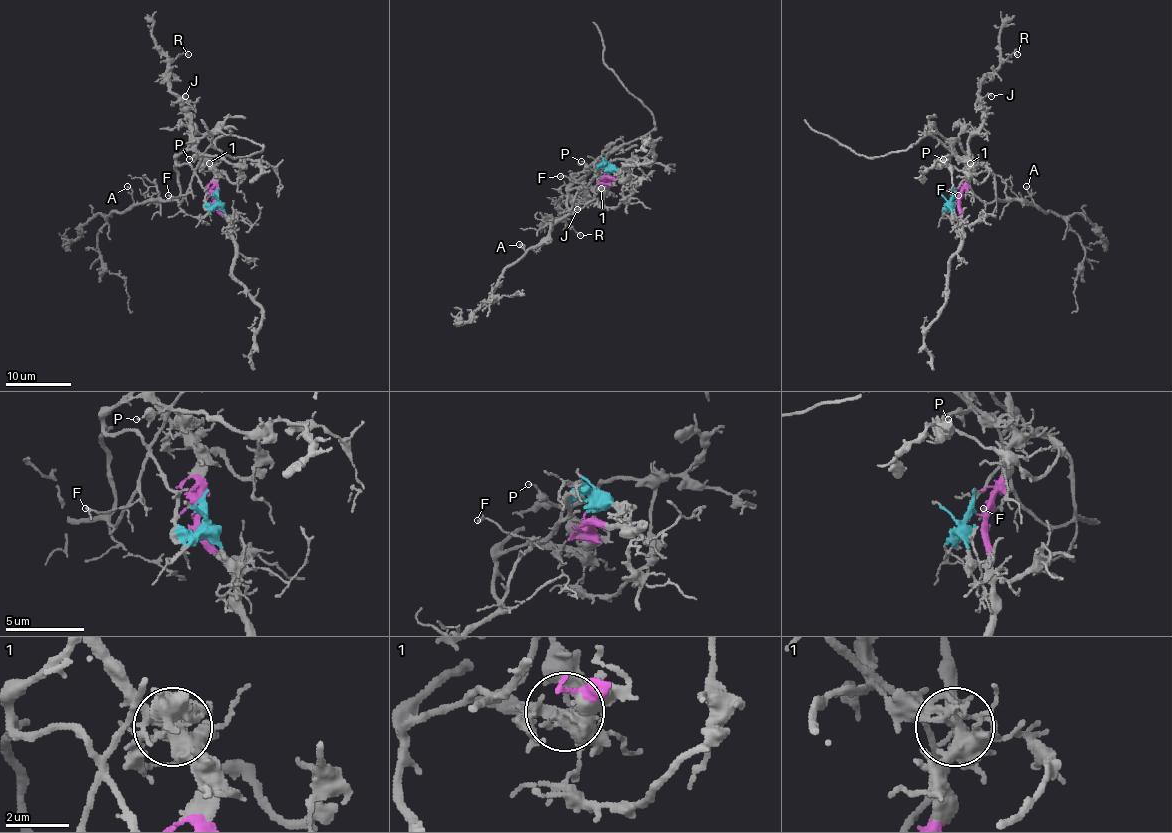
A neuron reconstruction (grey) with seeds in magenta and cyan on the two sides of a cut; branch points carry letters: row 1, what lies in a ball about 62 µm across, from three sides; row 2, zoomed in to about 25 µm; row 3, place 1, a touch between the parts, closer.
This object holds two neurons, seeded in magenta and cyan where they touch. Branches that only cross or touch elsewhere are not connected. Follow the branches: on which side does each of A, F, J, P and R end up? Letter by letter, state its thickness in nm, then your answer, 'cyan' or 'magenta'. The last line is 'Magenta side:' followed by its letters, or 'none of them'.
A: 110 nm | cyan
F: 170 nm | cyan
J: 160 nm | magenta
P: 120 nm | cyan
R: 150 nm | magenta
Magenta side: J, R

